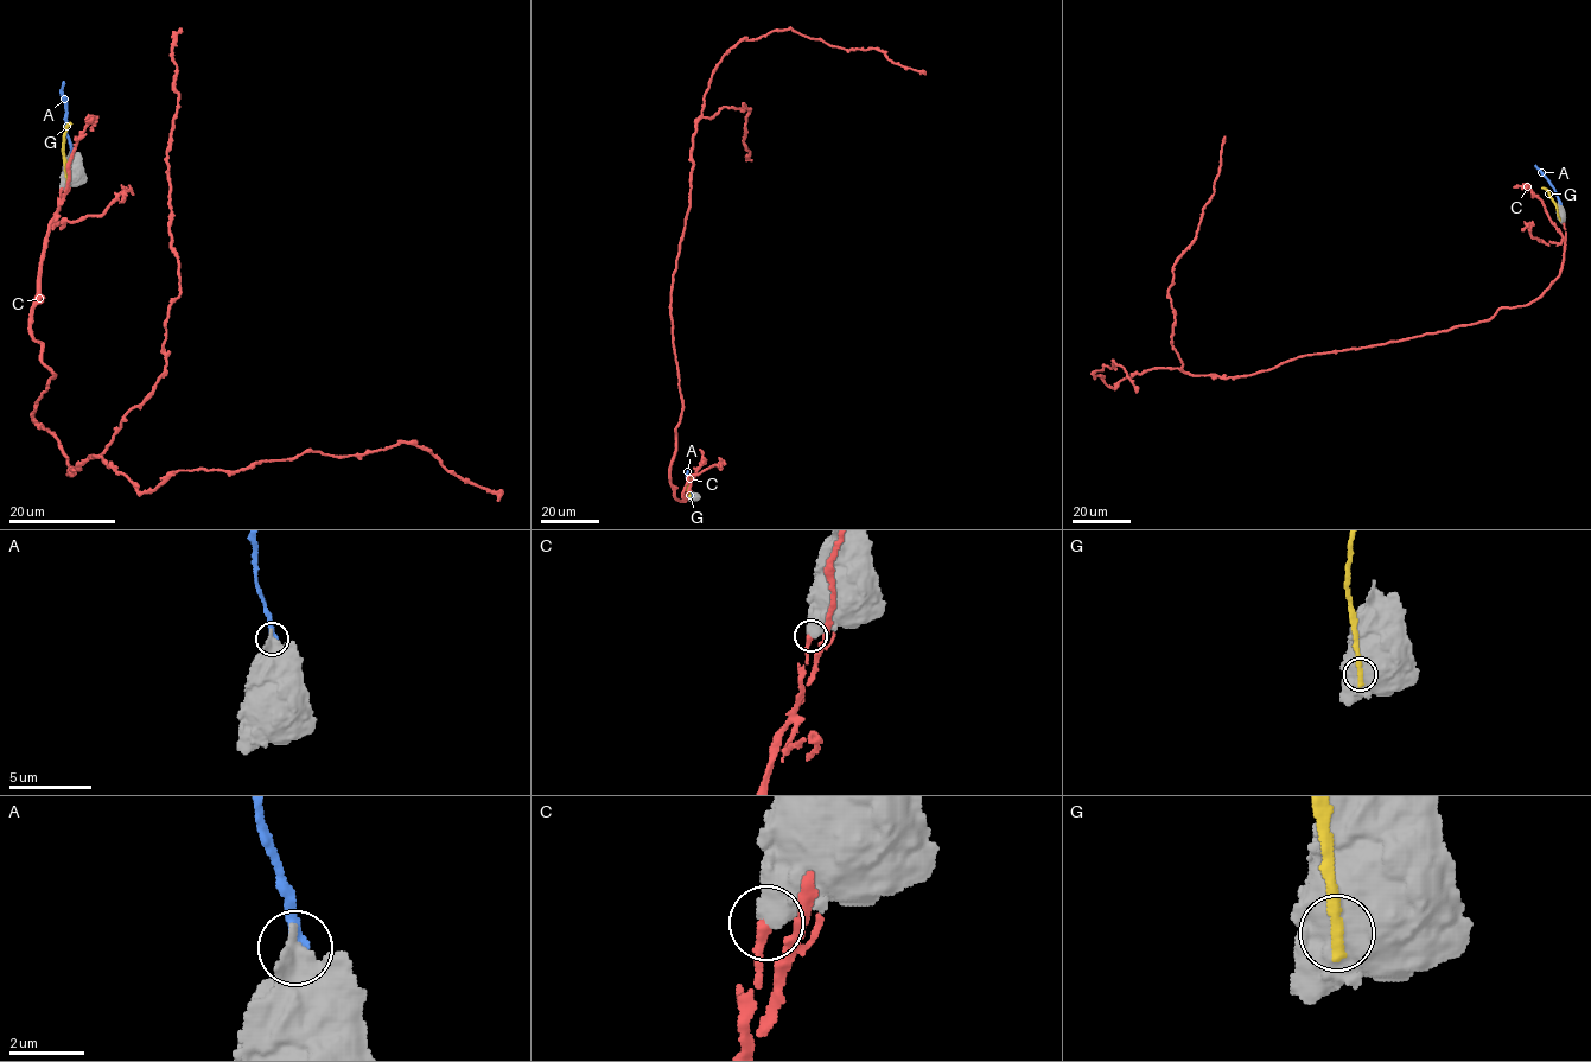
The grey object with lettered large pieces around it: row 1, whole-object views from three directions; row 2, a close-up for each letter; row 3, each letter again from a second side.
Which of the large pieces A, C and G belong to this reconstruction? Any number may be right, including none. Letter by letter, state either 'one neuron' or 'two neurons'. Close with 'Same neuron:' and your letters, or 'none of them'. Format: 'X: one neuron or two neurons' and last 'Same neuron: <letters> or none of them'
A: two neurons
C: one neuron
G: two neurons
Same neuron: C

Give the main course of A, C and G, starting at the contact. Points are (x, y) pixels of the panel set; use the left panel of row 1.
A: (71, 151), (64, 82)
C: (61, 189), (32, 418), (69, 471), (99, 456), (152, 491), (414, 442), (498, 501)
G: (67, 179), (64, 133), (71, 123)

